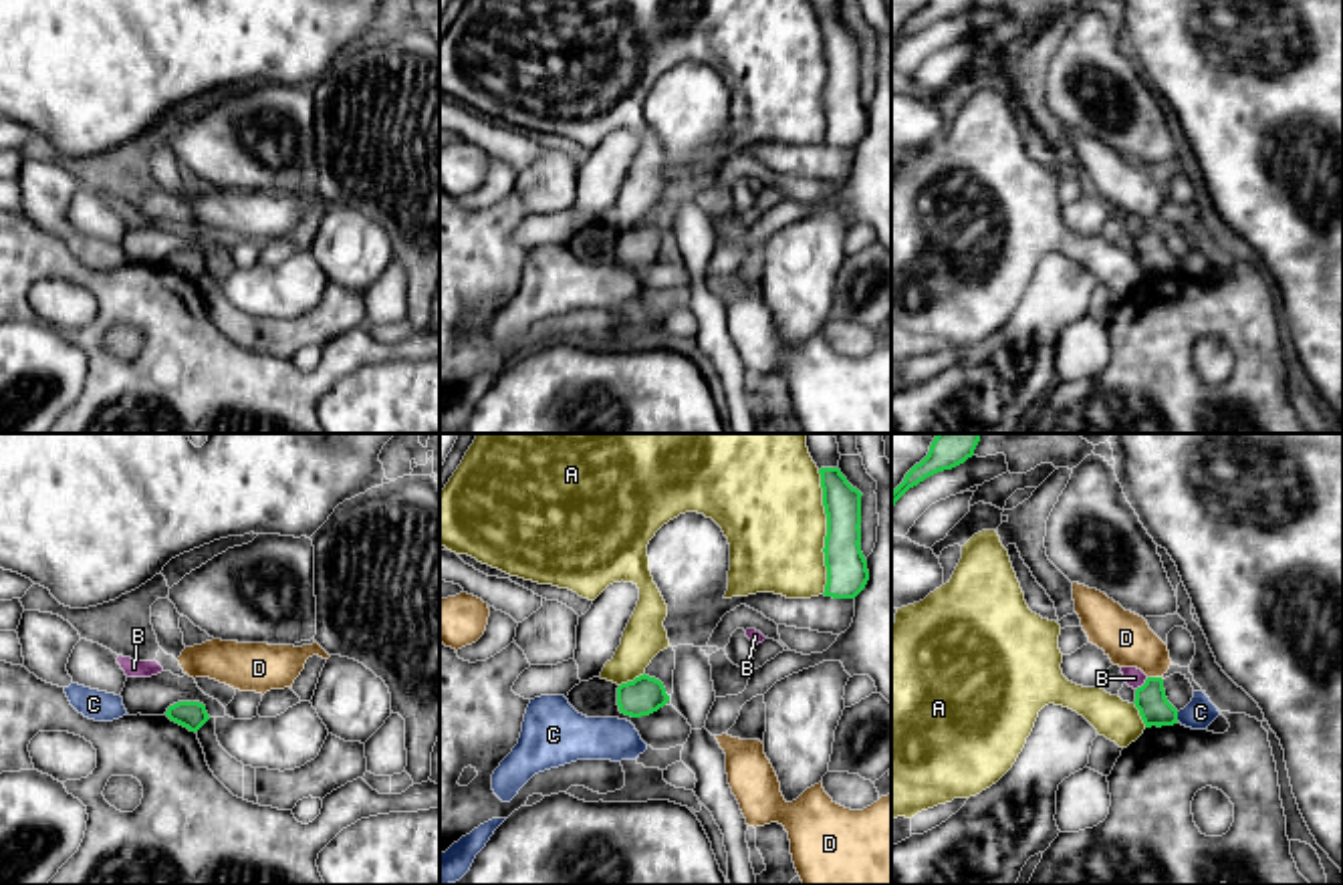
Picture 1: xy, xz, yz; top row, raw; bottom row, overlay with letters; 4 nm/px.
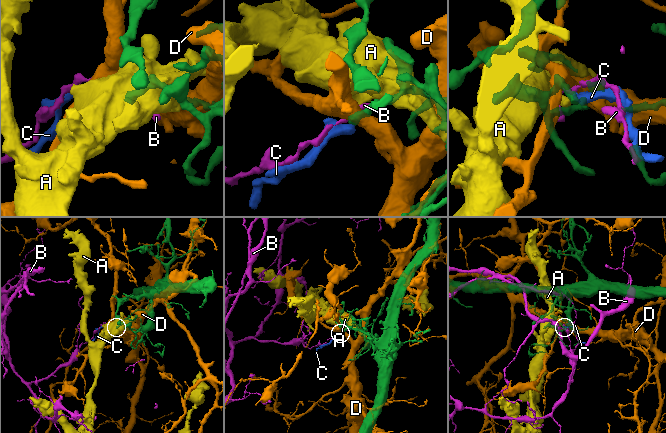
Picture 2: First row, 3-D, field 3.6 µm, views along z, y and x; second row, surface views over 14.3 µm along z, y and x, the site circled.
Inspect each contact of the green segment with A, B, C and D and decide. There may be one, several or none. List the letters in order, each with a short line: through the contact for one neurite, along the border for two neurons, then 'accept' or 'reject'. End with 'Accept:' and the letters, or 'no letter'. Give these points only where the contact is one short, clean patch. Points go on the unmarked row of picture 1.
A: reject
B: line yz (1148, 226), (1136, 238); reject
C: line yz (1176, 261), (1178, 269); reject
D: reject
Accept: no letter

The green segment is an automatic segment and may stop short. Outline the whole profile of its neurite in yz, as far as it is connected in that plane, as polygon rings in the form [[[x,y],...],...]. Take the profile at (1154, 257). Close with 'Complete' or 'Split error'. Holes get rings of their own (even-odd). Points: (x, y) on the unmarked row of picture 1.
[[[1147,226],[1145,232],[1135,238],[1133,252],[1145,276],[1178,272],[1178,258],[1168,250],[1162,226]]]. Complete

